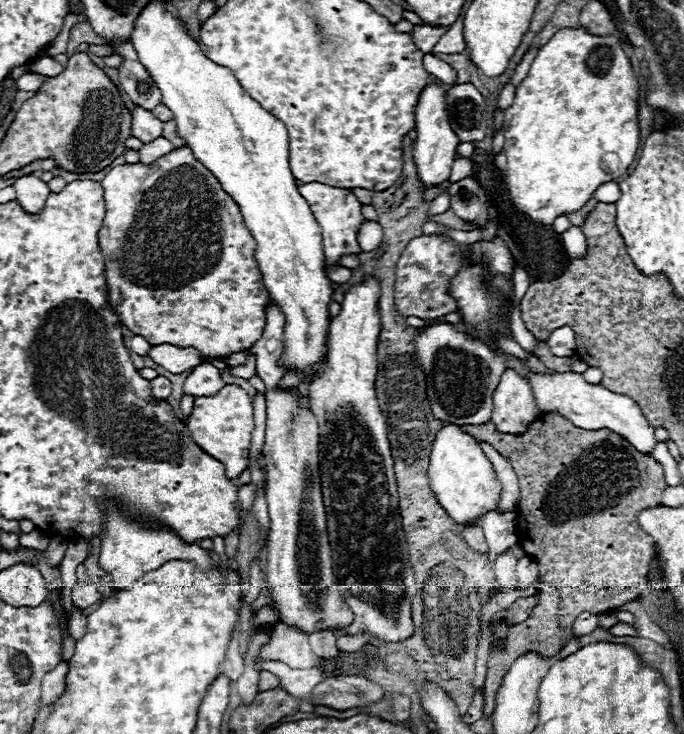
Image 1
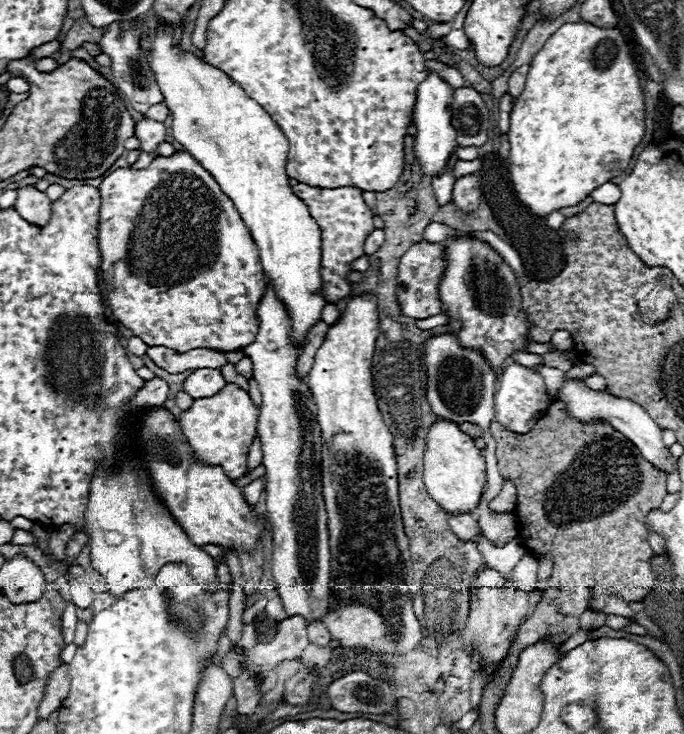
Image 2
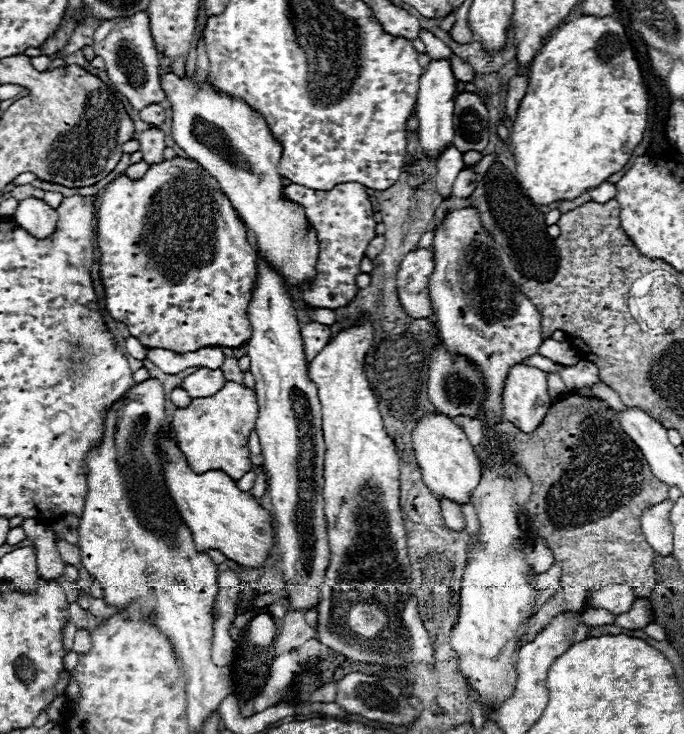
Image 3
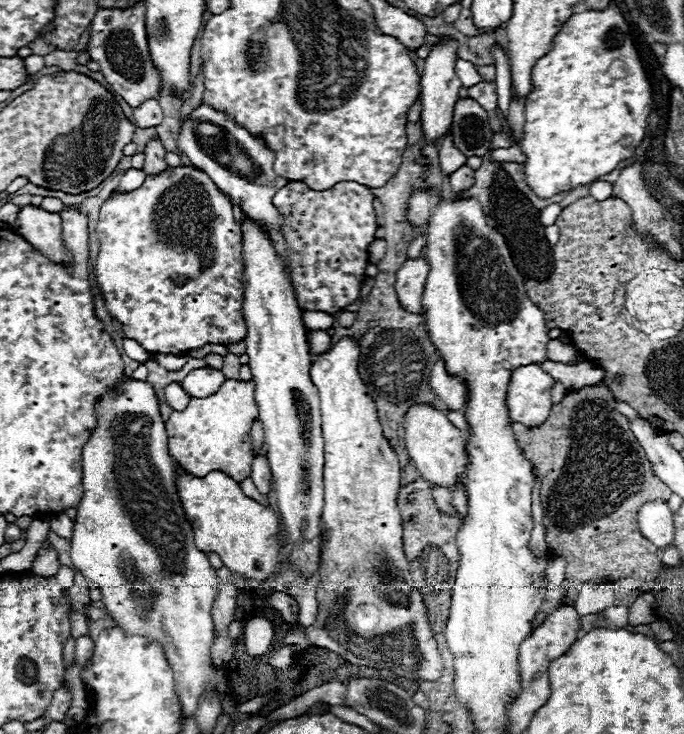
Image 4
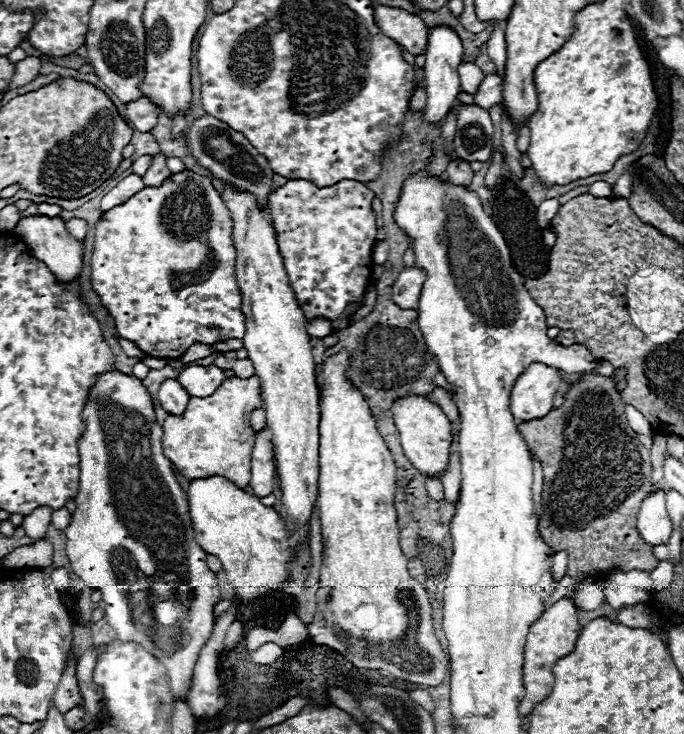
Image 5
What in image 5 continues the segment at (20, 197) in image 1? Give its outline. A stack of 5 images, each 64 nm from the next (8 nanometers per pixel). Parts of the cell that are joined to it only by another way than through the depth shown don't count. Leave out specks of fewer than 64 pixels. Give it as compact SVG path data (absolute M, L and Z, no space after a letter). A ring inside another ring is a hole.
M46 216L24 218L16 226L16 236L28 246L28 250L34 258L38 258L40 262L44 262L48 266L48 270L56 276L58 282L68 284L68 282L80 278L82 264L84 264L86 242L84 240L80 242L80 240L72 238L70 232L66 230L66 224L60 218L46 218Z

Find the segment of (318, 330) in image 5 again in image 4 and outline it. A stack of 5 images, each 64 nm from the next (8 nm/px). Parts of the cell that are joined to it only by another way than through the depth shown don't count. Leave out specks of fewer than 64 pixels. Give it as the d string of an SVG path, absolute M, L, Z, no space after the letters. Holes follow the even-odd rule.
M304 312L302 320L304 320L304 326L308 328L308 332L330 330L334 326L334 318L326 312Z

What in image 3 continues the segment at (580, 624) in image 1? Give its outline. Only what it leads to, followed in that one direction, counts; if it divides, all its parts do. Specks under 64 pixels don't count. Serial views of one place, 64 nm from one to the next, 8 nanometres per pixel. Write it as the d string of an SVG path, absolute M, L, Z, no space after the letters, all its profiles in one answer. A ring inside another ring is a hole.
M588 610L588 612L582 614L580 620L586 622L586 624L598 626L598 624L610 624L610 616L612 616L612 622L614 622L618 614L610 614L608 610Z

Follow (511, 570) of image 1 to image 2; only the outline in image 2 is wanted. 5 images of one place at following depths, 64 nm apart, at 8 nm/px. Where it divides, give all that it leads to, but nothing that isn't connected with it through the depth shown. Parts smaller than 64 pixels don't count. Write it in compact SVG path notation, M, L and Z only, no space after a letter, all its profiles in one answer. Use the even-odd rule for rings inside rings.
M480 534L476 538L476 544L478 544L478 550L484 556L484 560L490 566L494 566L498 572L502 572L504 576L508 576L512 572L512 568L516 566L516 562L526 554L526 548L524 548L520 536L512 538L505 547L498 548L490 544L484 538L484 534Z

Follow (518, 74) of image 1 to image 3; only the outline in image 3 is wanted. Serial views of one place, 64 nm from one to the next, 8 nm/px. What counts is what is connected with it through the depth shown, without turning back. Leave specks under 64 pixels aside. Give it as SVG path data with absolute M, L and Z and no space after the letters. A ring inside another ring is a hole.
M524 76L510 78L508 94L506 94L506 116L508 116L510 124L514 124L514 120L516 120L516 112L520 108L524 94L526 94L526 78Z

